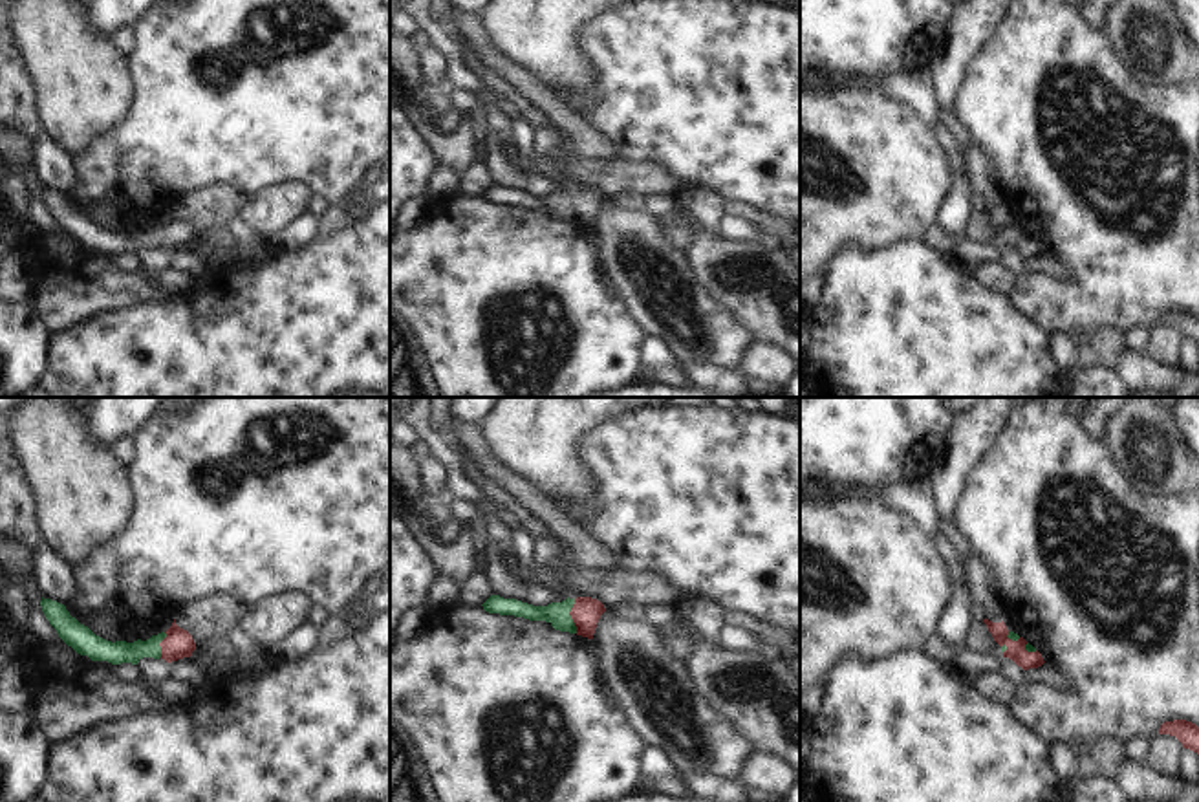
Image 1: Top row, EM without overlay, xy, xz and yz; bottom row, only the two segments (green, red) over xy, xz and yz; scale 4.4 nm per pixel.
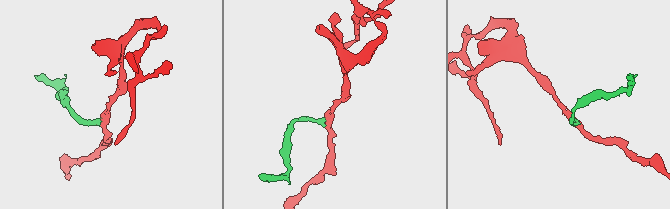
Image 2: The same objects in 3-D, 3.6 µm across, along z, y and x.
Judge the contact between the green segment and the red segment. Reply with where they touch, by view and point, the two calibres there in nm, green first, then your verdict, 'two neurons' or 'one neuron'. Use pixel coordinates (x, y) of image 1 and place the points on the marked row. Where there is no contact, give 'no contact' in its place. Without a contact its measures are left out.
contact xz (570, 616); calibres 100 and 130 nm; one neuron

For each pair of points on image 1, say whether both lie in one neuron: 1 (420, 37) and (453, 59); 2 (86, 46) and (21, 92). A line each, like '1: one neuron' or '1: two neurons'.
1: two neurons
2: two neurons

